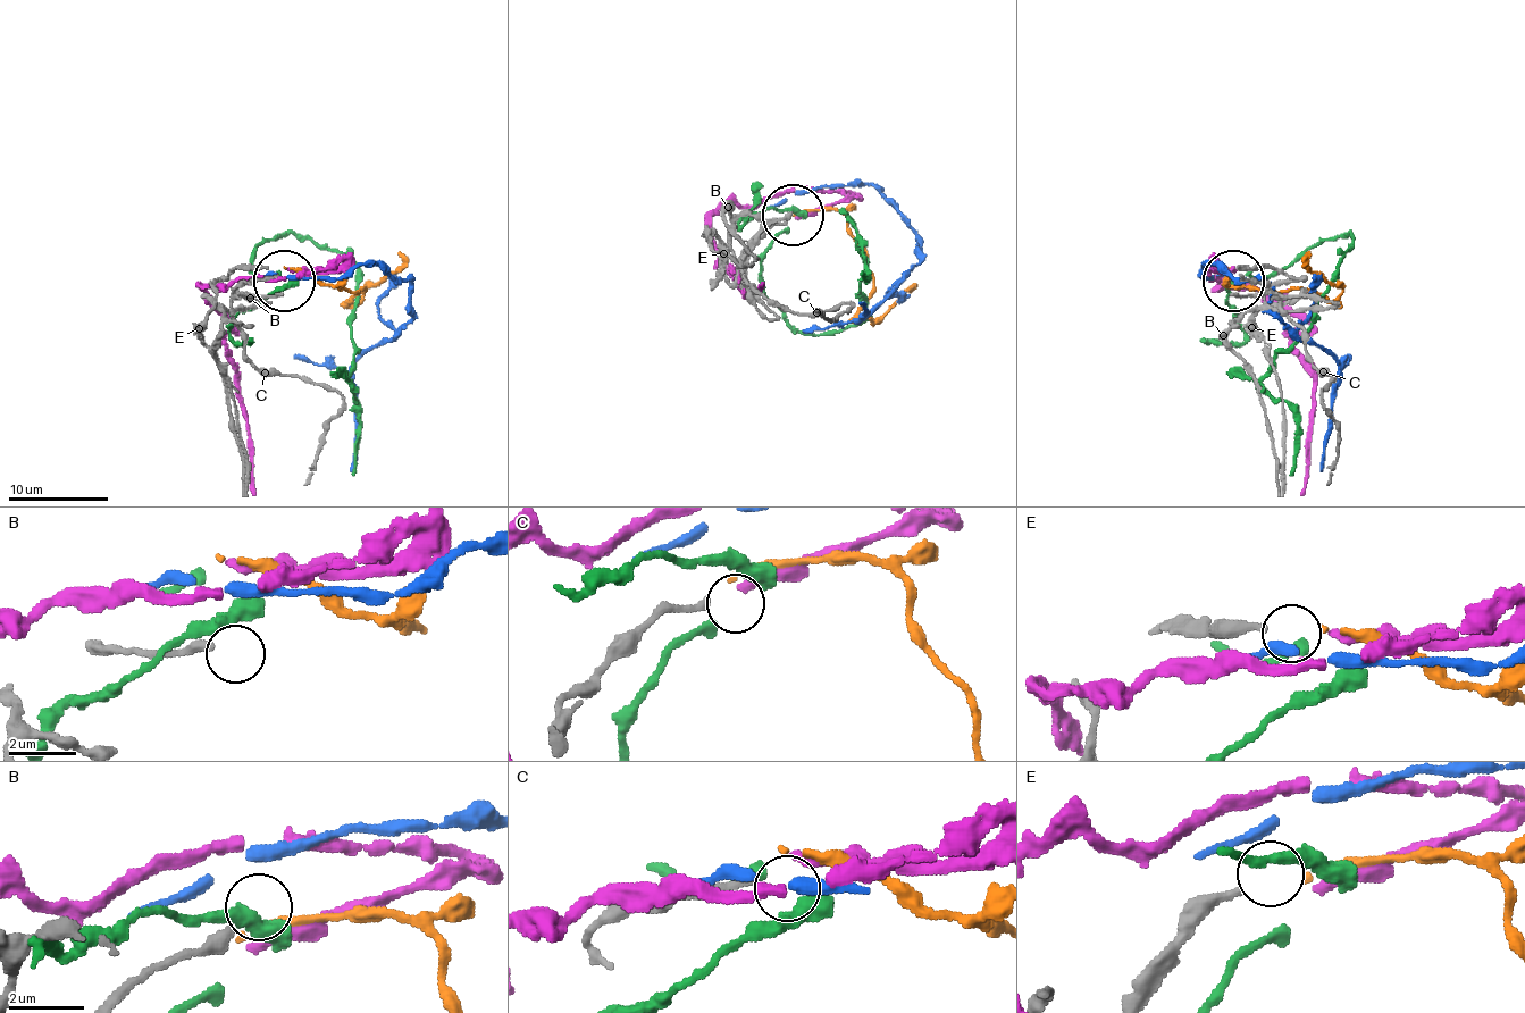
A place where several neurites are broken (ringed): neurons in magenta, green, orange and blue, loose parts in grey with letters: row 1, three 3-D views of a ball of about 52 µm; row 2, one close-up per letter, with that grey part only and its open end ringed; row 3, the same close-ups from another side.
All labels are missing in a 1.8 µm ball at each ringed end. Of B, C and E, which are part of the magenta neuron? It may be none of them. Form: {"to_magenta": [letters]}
{"to_magenta": []}

